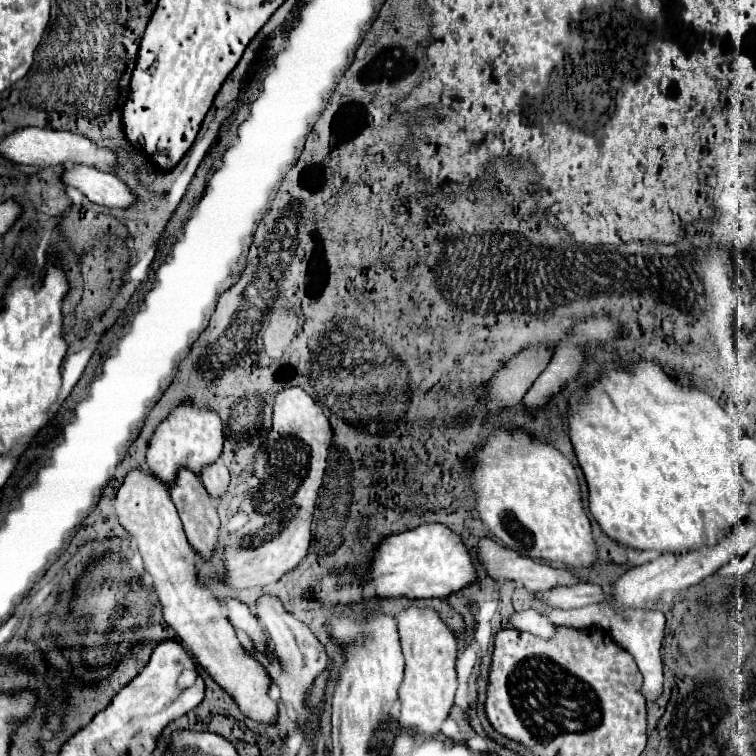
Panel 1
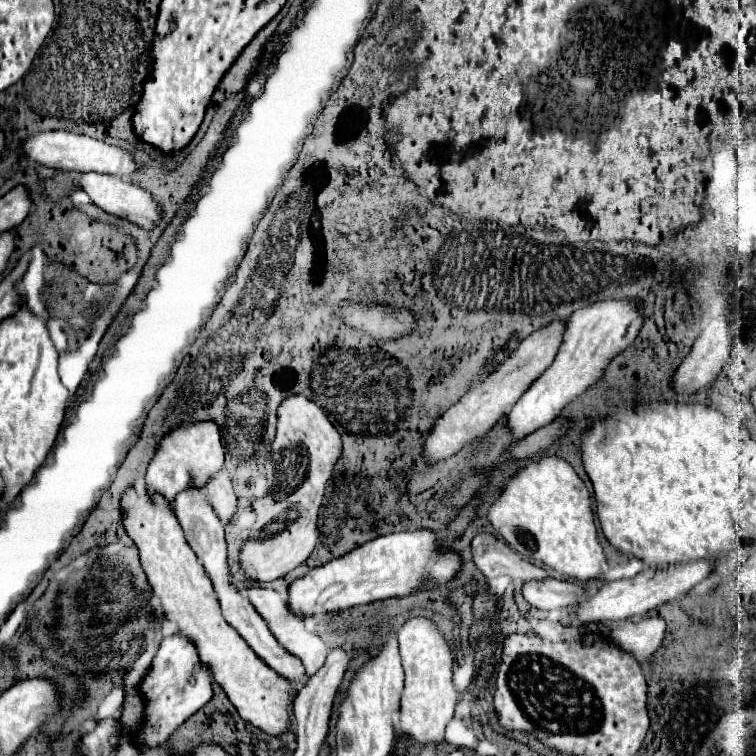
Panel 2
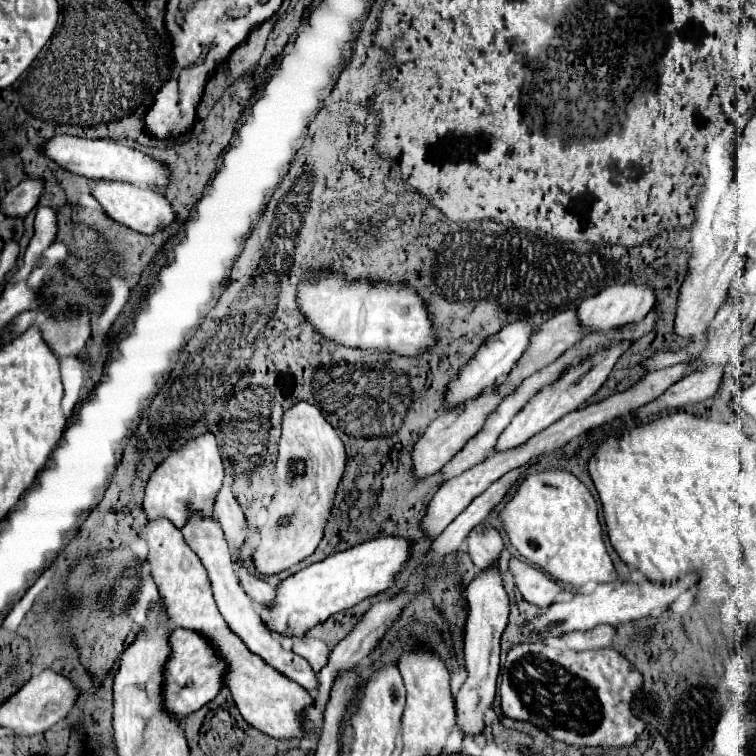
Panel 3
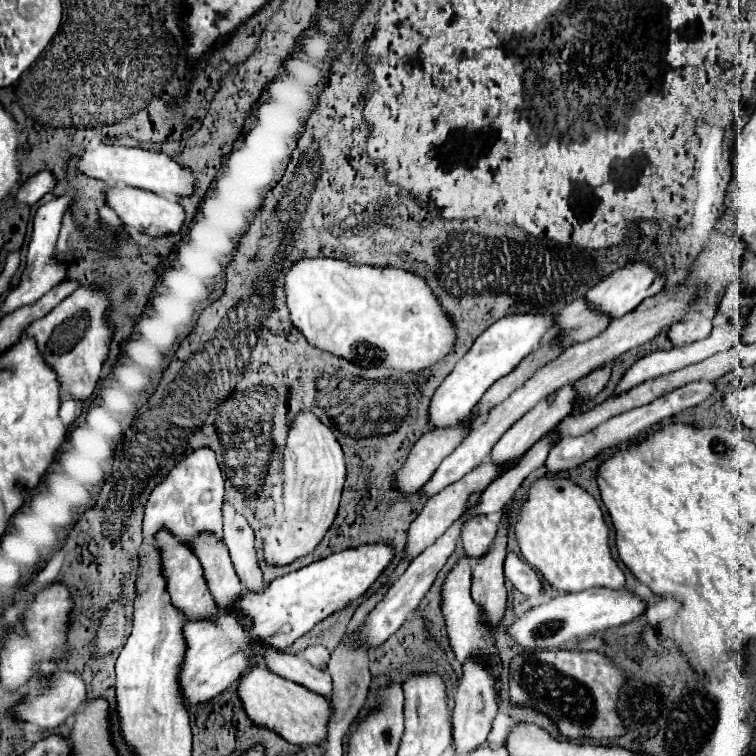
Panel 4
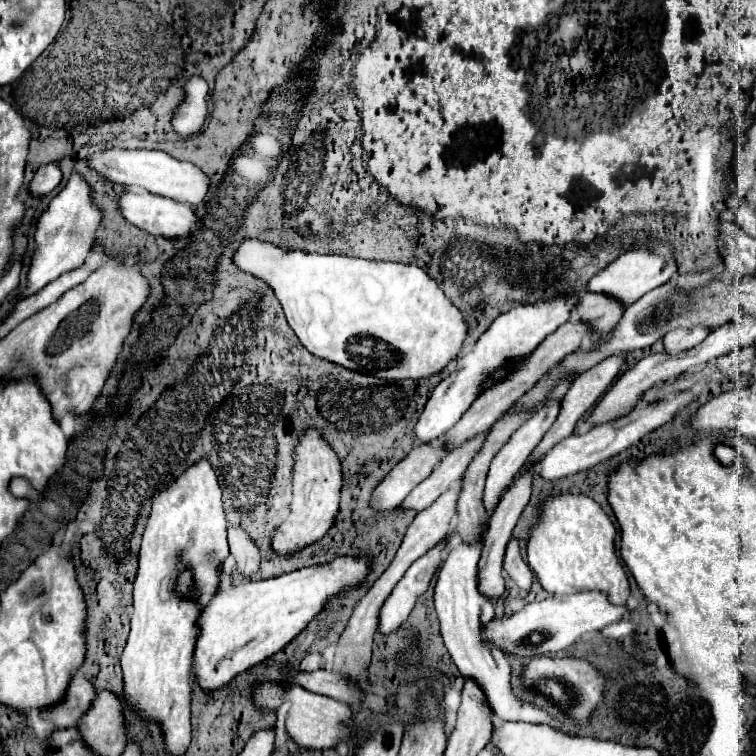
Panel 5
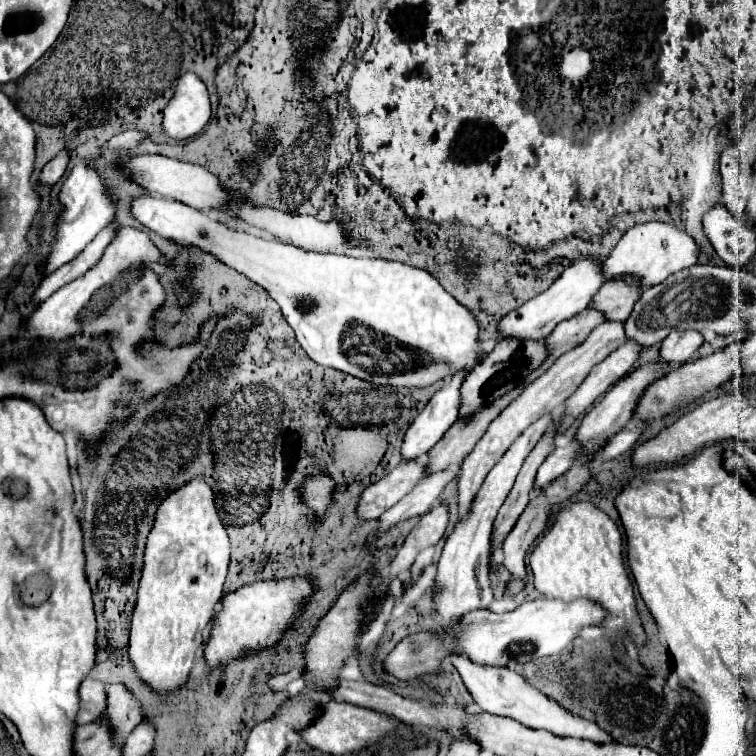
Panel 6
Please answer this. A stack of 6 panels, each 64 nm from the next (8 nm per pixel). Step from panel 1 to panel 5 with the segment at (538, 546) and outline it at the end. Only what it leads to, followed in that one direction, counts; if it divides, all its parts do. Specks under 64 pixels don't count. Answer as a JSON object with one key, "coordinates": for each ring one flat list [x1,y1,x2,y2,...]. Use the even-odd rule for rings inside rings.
{"coordinates":[[556,494,540,506,540,518,532,524,526,556,540,586,554,596,578,592,604,592,614,606,628,602,630,584,616,554,616,526,588,496]]}

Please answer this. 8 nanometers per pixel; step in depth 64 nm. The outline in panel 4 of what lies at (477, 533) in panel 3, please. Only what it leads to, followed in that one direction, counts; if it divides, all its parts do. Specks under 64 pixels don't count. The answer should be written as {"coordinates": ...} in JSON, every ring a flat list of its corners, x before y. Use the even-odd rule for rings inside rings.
{"coordinates":[[478,514,474,518,468,518,462,524,460,538,462,538,464,550,478,560,488,550,488,546,492,544,494,534,496,534,496,524,490,522,488,516]]}

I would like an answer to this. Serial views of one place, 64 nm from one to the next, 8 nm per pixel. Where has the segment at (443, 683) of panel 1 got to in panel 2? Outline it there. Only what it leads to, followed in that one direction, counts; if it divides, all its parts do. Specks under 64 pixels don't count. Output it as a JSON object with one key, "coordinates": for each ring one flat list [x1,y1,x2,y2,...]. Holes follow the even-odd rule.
{"coordinates":[[426,618,408,620,398,632,402,666,406,672,406,684,402,692,400,728,416,746,444,742,444,732,448,722,454,718,458,704,458,694,452,686,452,652,436,626]]}

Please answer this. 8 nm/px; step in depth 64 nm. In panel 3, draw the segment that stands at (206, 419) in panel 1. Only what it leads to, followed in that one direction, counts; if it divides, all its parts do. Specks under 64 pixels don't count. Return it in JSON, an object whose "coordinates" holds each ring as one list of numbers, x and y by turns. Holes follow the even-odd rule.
{"coordinates":[[210,432,198,436,196,440,188,440,188,444,178,450,170,452,170,456,156,468,156,472,150,476,144,496,144,514,148,520,156,518,168,518,172,524,182,530,190,516,202,516,202,518,214,518,214,502,216,494,222,488,224,480,224,468,220,450,216,446,216,440]]}

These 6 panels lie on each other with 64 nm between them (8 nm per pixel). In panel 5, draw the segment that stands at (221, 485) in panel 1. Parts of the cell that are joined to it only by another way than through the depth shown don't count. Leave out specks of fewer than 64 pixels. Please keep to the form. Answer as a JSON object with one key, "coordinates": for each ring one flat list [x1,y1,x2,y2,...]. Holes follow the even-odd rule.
{"coordinates":[[228,528,228,544,236,560,236,568,244,574,254,574,258,570,260,554,250,536,240,528]]}

